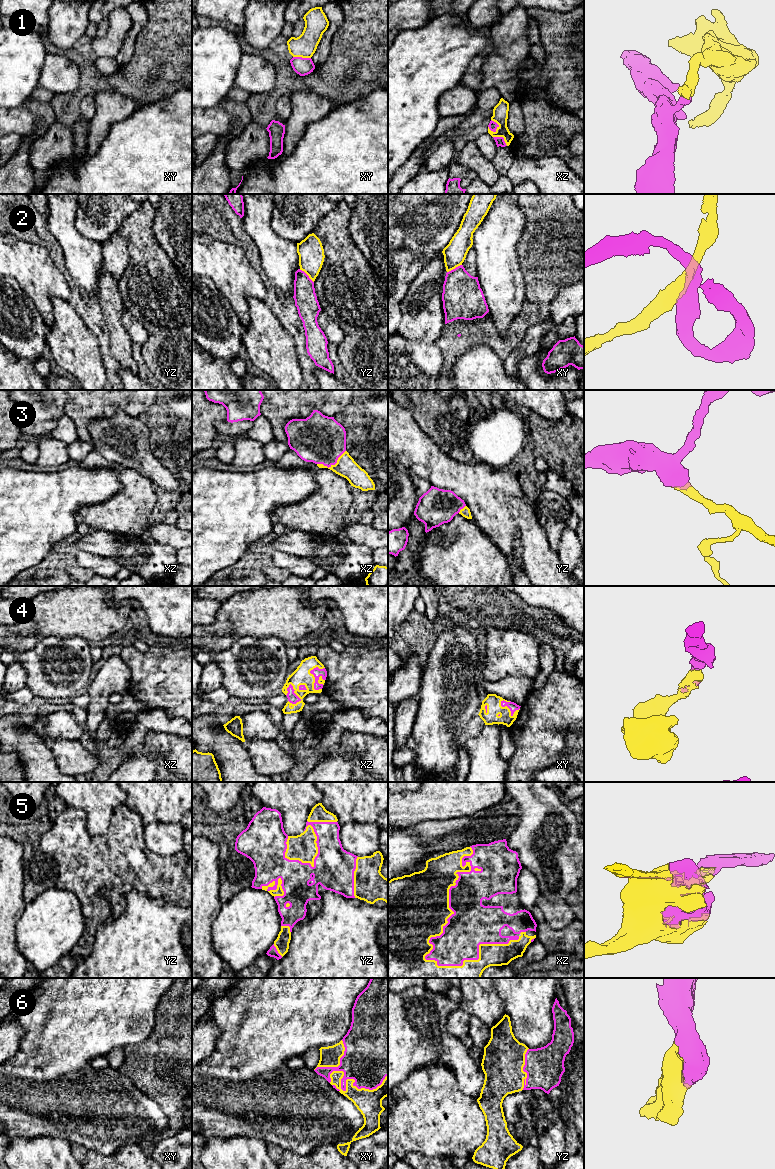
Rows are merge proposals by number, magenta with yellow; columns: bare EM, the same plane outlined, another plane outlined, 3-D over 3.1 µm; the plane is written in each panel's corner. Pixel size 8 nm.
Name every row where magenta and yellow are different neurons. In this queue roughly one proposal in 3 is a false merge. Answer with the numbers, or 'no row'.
1

